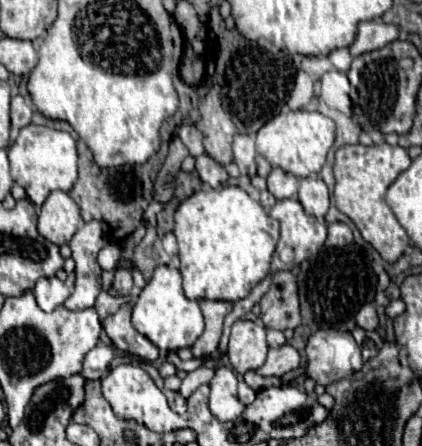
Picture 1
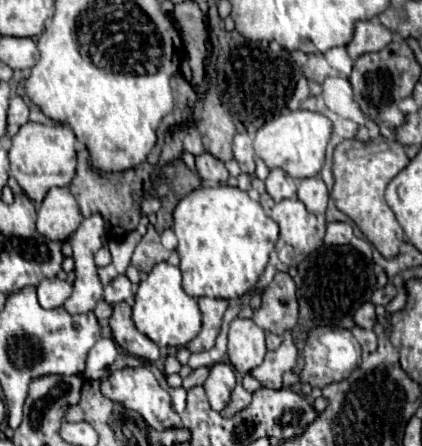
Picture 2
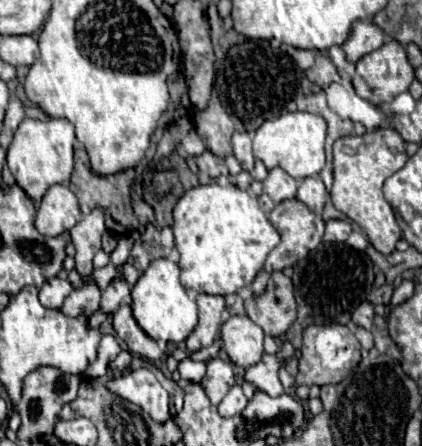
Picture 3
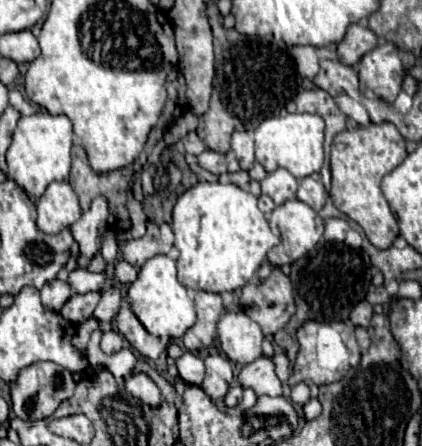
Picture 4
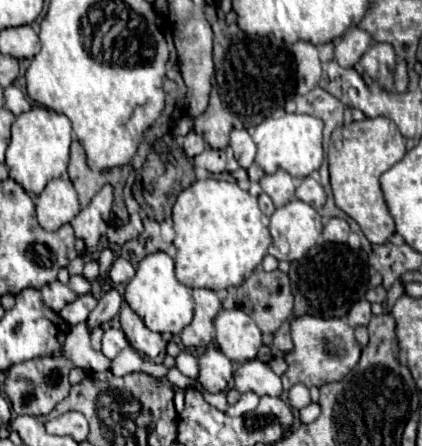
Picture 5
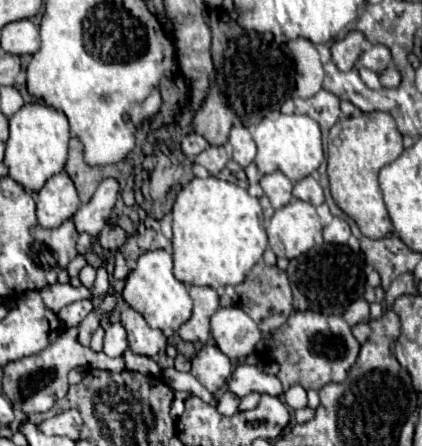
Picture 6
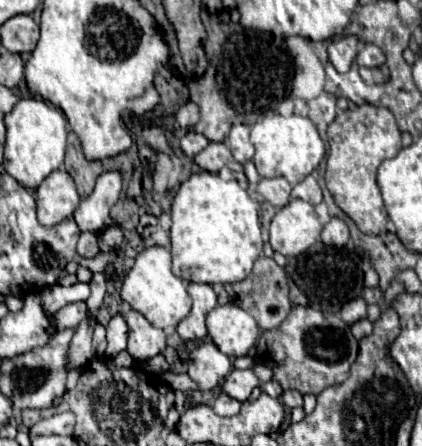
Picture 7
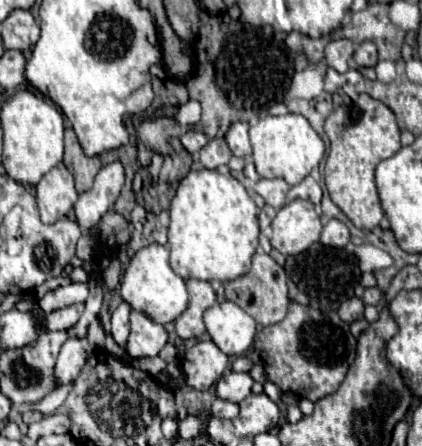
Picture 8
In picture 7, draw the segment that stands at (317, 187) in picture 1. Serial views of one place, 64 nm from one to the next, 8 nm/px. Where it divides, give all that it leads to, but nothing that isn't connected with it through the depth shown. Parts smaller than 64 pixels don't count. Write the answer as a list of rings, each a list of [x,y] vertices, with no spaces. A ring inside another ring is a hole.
[[[306,176],[300,184],[296,184],[290,192],[292,198],[300,198],[300,200],[306,200],[310,204],[320,204],[322,202],[322,190],[318,186],[318,182],[312,178],[312,176]]]

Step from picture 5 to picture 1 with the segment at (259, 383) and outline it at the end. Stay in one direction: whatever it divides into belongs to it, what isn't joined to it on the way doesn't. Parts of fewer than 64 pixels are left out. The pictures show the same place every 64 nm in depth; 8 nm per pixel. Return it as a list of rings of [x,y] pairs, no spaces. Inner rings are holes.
[[[284,344],[284,346],[280,346],[280,348],[270,350],[266,362],[264,362],[256,372],[258,372],[260,376],[266,376],[266,378],[270,378],[270,376],[280,378],[280,376],[284,376],[286,372],[290,372],[290,370],[294,370],[294,368],[298,368],[298,366],[300,366],[300,356],[298,356],[298,352],[296,352],[290,344]]]

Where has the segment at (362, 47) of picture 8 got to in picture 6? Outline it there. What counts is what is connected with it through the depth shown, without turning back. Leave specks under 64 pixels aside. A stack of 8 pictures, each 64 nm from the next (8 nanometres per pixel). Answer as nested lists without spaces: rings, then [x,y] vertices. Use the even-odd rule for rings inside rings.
[[[372,44],[372,46],[368,46],[366,52],[362,52],[362,56],[358,58],[358,62],[360,62],[362,66],[368,66],[370,70],[374,70],[374,72],[378,72],[378,74],[386,70],[386,66],[390,64],[390,60],[392,60],[392,56],[390,56],[388,48],[384,48],[382,44]]]

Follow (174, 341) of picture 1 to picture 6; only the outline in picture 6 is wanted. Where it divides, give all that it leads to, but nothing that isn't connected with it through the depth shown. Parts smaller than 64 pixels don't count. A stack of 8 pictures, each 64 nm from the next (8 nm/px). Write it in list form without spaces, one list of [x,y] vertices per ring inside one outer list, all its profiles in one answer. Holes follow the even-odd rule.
[[[150,250],[138,258],[136,268],[126,278],[122,298],[136,312],[140,312],[152,328],[158,328],[158,330],[174,330],[176,332],[192,314],[192,298],[188,294],[188,286],[174,278],[172,256],[164,250]]]

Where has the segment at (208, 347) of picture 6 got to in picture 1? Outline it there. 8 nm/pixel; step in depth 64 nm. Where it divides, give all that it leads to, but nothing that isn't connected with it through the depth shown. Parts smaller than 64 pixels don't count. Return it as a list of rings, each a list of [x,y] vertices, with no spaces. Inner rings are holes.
[[[218,366],[208,386],[210,386],[210,412],[222,422],[236,420],[236,416],[240,416],[240,412],[244,410],[244,404],[240,404],[236,396],[238,380],[234,372],[226,366]]]

